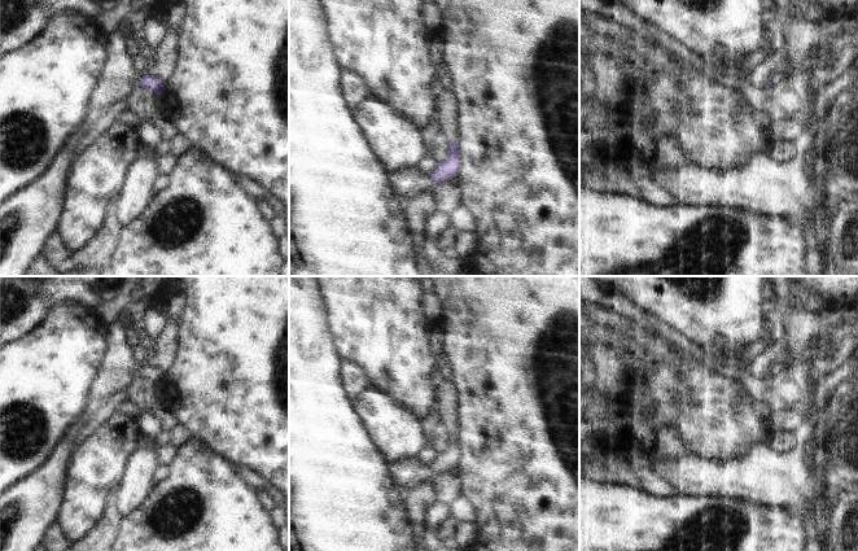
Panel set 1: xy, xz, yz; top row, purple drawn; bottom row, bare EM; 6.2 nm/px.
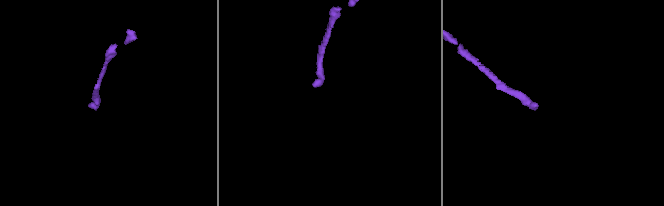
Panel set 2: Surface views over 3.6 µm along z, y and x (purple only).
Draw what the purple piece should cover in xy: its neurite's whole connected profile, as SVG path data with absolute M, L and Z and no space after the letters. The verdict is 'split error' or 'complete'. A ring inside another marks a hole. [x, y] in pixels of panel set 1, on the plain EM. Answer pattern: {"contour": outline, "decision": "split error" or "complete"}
{"contour": "M115 320L108 327L105 354L89 386L89 398L83 411L82 425L113 393L124 390L137 376L150 380L158 388L161 386L166 372L154 366L139 368L135 364L131 357L130 333L121 320Z", "decision": "split error"}

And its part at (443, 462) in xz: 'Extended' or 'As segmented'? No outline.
Extended.

